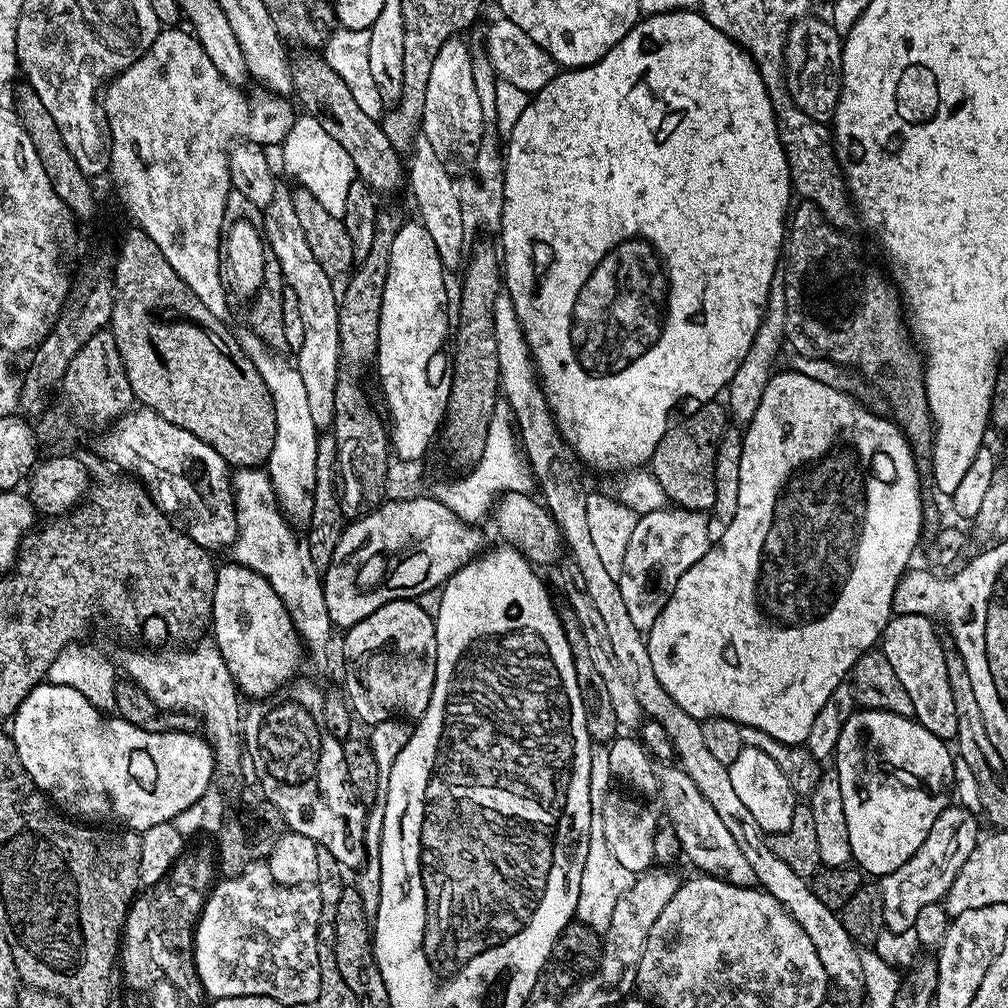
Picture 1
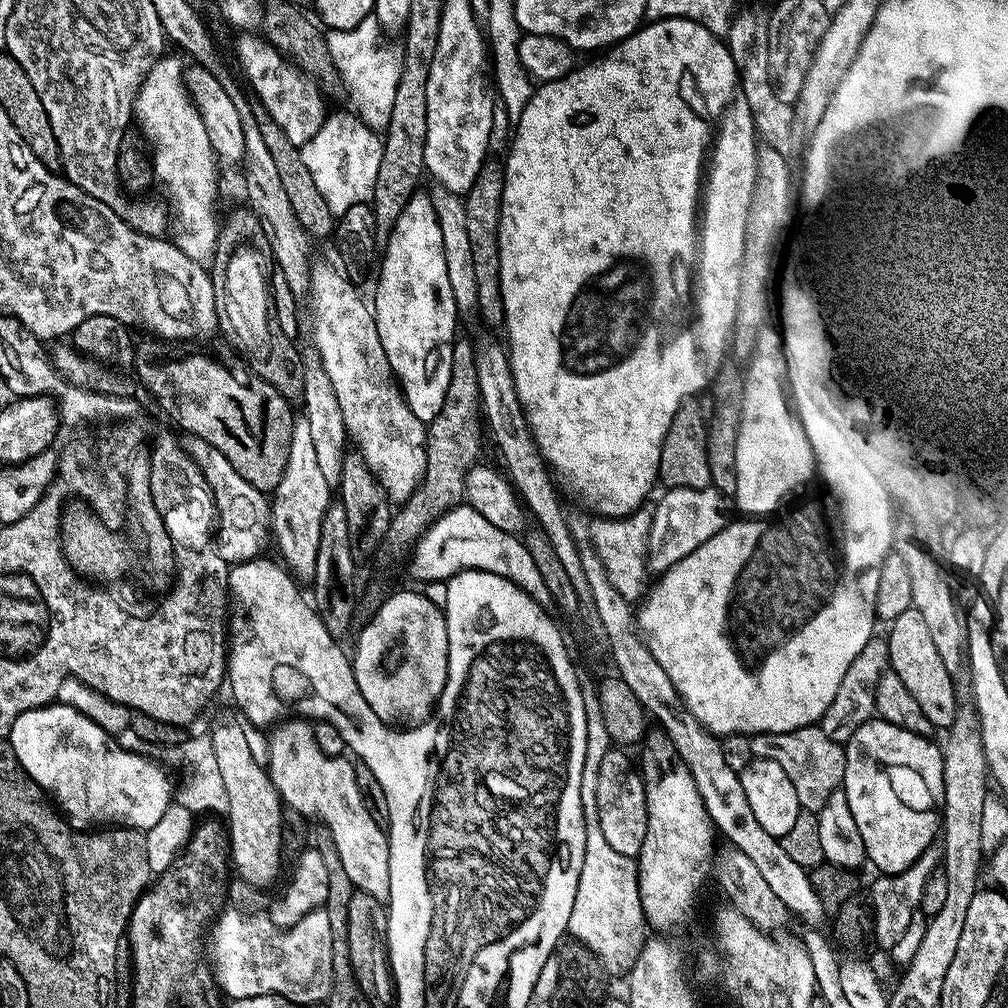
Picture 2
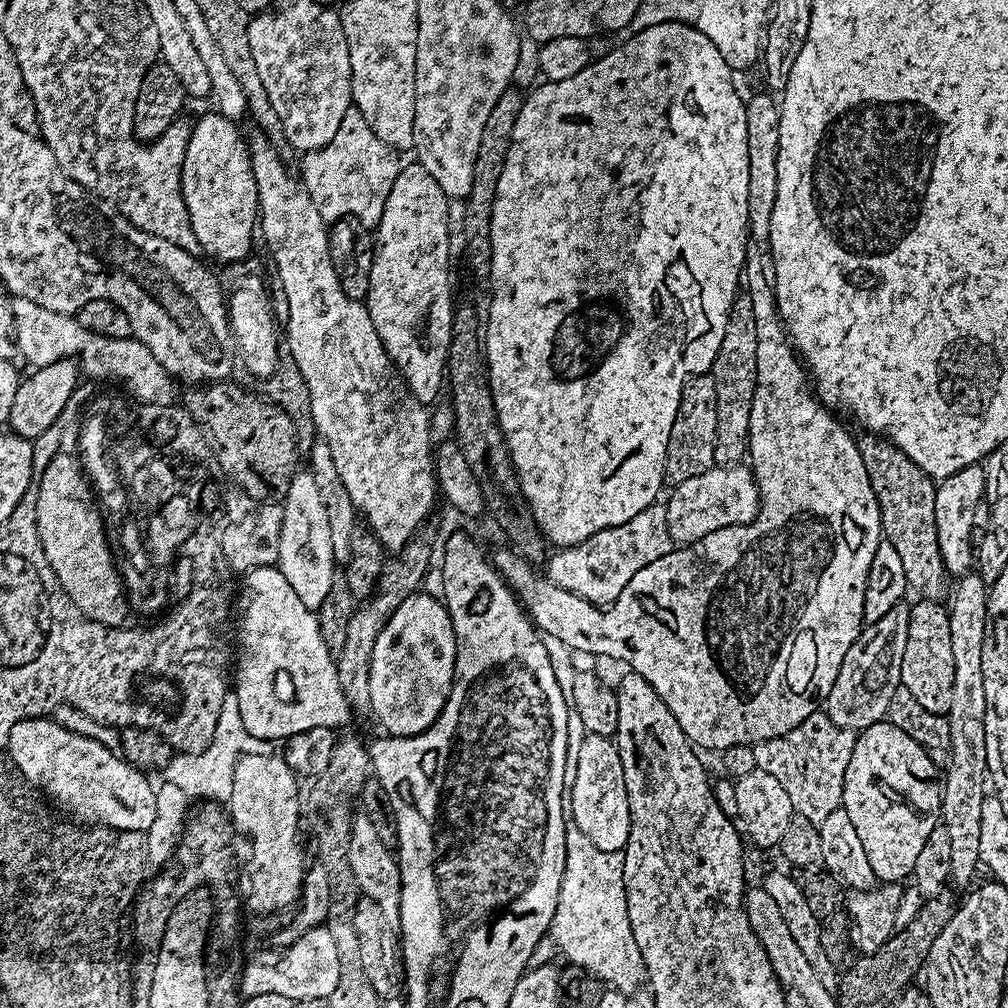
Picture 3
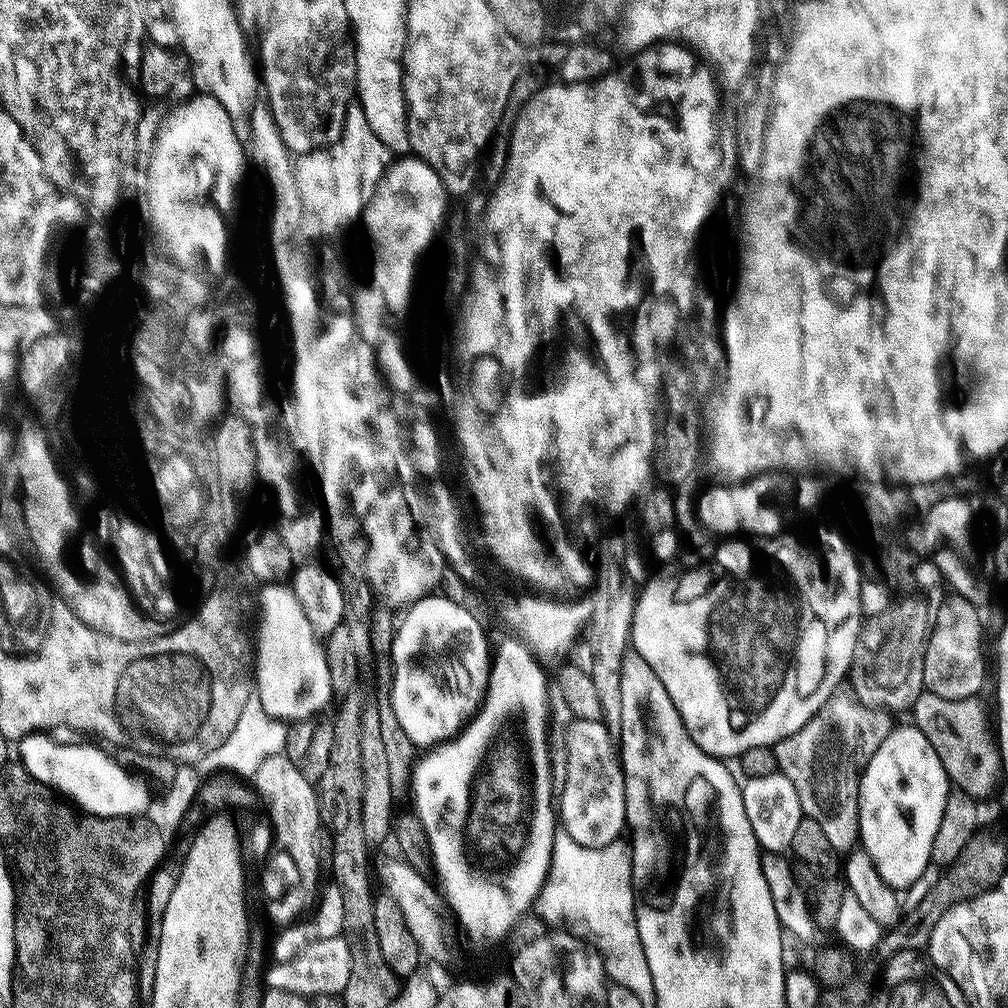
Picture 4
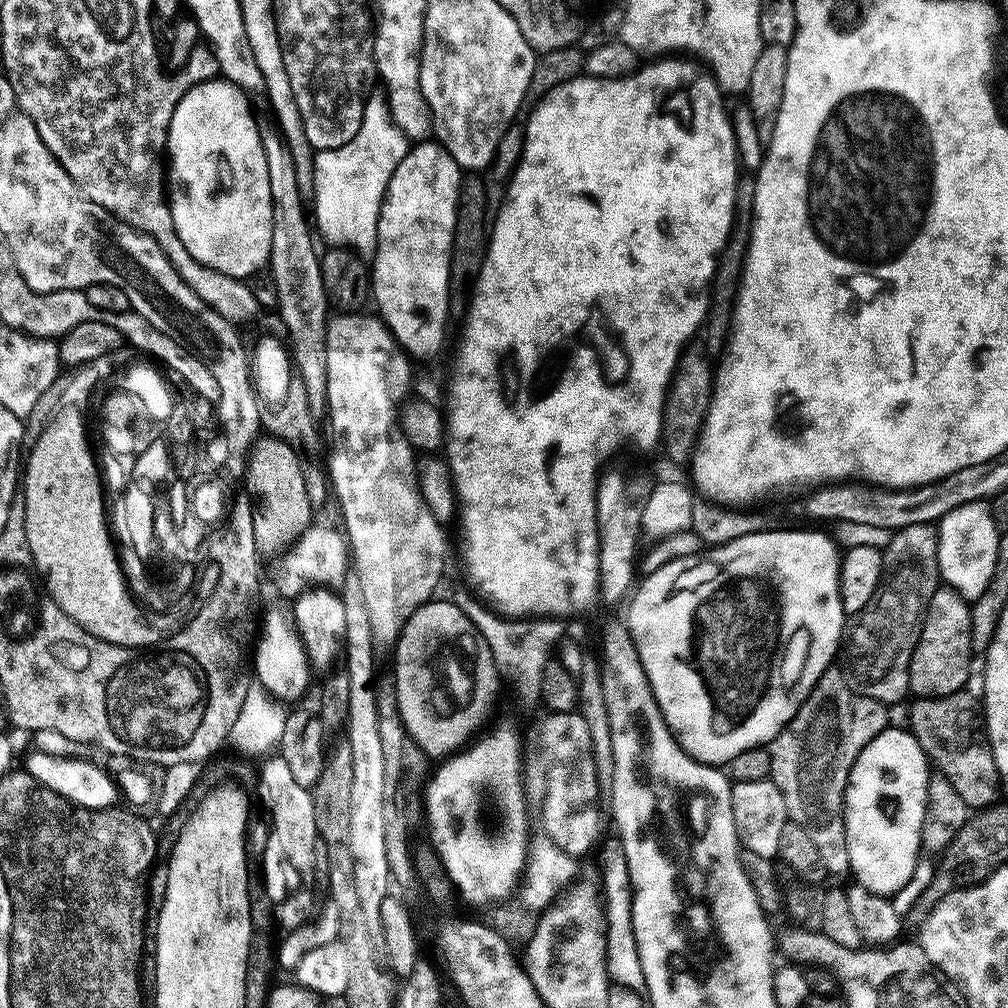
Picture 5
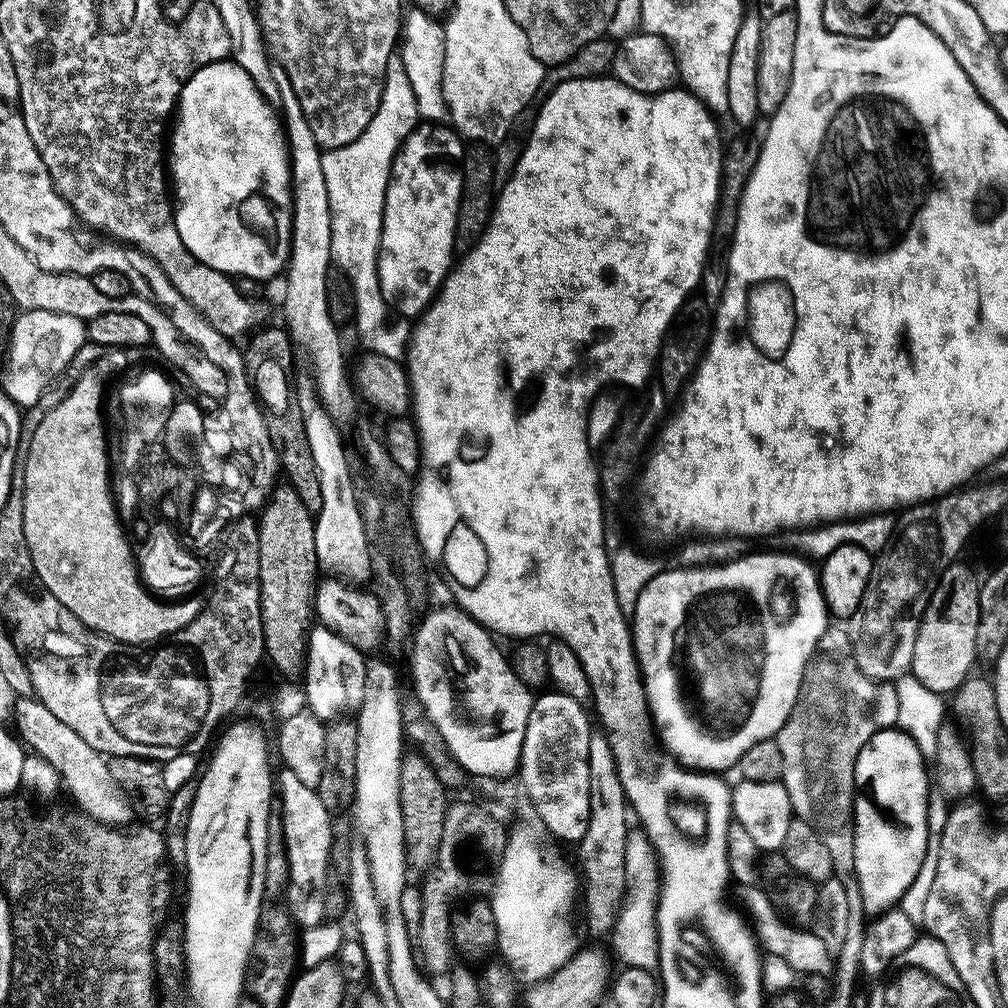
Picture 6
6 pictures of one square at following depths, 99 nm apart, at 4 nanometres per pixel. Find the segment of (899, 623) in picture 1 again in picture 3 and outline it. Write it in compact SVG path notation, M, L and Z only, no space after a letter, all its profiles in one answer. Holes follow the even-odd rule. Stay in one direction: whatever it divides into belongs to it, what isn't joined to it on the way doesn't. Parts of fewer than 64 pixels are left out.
M920 600L910 609L909 640L906 644L901 666L901 685L918 698L930 713L947 715L954 699L955 658L951 653L950 616L939 603ZM928 632L936 640L928 640ZM924 663L924 664L920 664Z

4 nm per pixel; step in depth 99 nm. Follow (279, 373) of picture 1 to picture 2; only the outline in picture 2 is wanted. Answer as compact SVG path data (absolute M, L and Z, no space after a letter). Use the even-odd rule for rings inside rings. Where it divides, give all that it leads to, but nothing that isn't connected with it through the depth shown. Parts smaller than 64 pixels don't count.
M304 414L298 415L293 424L291 421L288 441L290 450L286 468L270 500L270 532L273 537L276 535L276 544L280 547L279 559L286 565L287 571L296 578L310 578L318 558L318 538L322 532L322 518L330 503L330 487L318 466L317 452Z

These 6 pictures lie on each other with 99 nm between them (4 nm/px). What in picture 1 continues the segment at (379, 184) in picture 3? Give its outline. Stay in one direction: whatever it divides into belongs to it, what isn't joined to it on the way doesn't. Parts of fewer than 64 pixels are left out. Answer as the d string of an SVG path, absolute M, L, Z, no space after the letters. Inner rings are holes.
M300 114L295 117L290 134L284 139L284 168L297 180L299 187L313 196L330 214L343 217L346 198L353 192L352 183L358 179L350 155L326 134L320 122L312 116Z

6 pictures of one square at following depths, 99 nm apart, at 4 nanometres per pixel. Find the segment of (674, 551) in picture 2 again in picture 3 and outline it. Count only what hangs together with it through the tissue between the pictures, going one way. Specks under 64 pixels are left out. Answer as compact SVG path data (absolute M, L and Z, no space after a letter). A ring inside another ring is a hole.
M713 466L706 474L686 478L686 482L675 485L672 496L666 501L666 508L669 534L677 545L687 546L706 538L706 534L714 534L714 530L748 524L757 519L762 512L760 488L751 467Z

